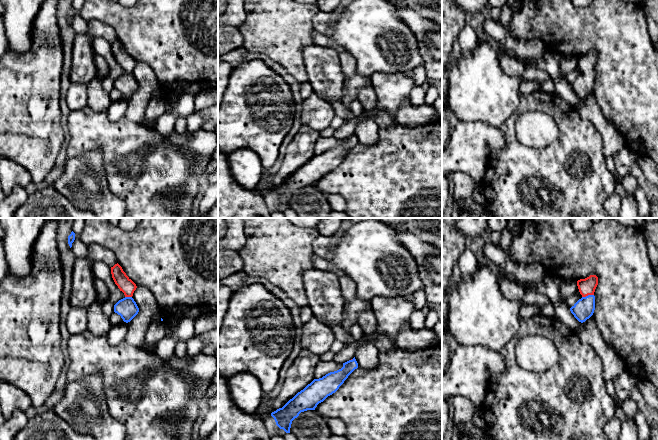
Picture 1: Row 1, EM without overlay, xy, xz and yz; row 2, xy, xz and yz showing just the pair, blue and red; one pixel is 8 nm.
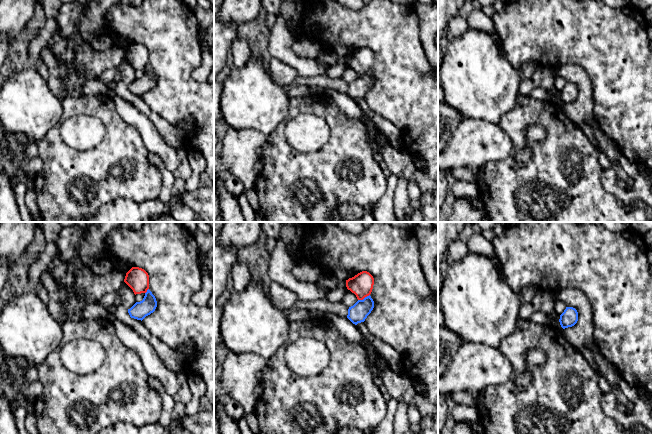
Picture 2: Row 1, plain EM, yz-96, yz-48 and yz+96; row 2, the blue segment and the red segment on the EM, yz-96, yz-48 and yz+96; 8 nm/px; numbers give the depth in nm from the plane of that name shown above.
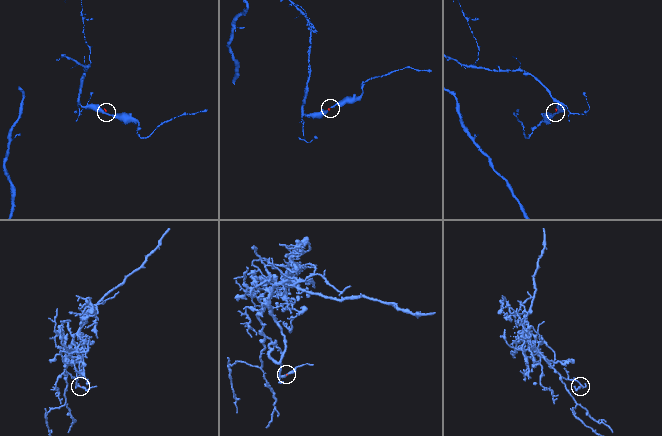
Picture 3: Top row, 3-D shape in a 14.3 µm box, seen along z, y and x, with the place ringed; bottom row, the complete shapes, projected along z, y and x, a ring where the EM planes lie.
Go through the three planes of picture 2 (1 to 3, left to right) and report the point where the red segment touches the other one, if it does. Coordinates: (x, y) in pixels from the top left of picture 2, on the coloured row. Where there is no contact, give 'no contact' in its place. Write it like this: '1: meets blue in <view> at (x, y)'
1: meets blue in yz-96 at (147, 291)
2: meets blue in yz-48 at (364, 298)
3: no contact

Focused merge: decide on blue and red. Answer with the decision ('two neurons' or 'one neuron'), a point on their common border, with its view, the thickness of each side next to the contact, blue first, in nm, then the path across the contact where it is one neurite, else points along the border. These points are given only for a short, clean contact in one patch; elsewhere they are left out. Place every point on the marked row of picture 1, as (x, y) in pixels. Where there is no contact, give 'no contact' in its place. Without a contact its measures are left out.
one neuron | yz (588, 295) | 170/140 nm | across yz (583, 309), (587, 303), (588, 295), (587, 286)

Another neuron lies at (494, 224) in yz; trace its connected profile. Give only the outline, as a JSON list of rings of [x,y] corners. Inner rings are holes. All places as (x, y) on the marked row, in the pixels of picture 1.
[[[488,218],[487,225],[491,231],[502,232],[507,228],[507,218]]]

